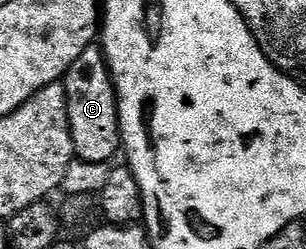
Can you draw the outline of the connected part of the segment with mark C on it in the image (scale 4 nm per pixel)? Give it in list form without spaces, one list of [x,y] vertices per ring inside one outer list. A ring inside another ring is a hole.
[[[97,44],[89,45],[84,55],[80,55],[80,59],[76,59],[72,67],[68,67],[64,84],[66,86],[66,114],[70,124],[75,158],[94,164],[113,162],[112,159],[117,153],[119,156],[122,143],[122,132],[118,122],[118,97],[114,93],[114,80],[110,78],[110,68],[106,66],[106,56],[102,54]]]

